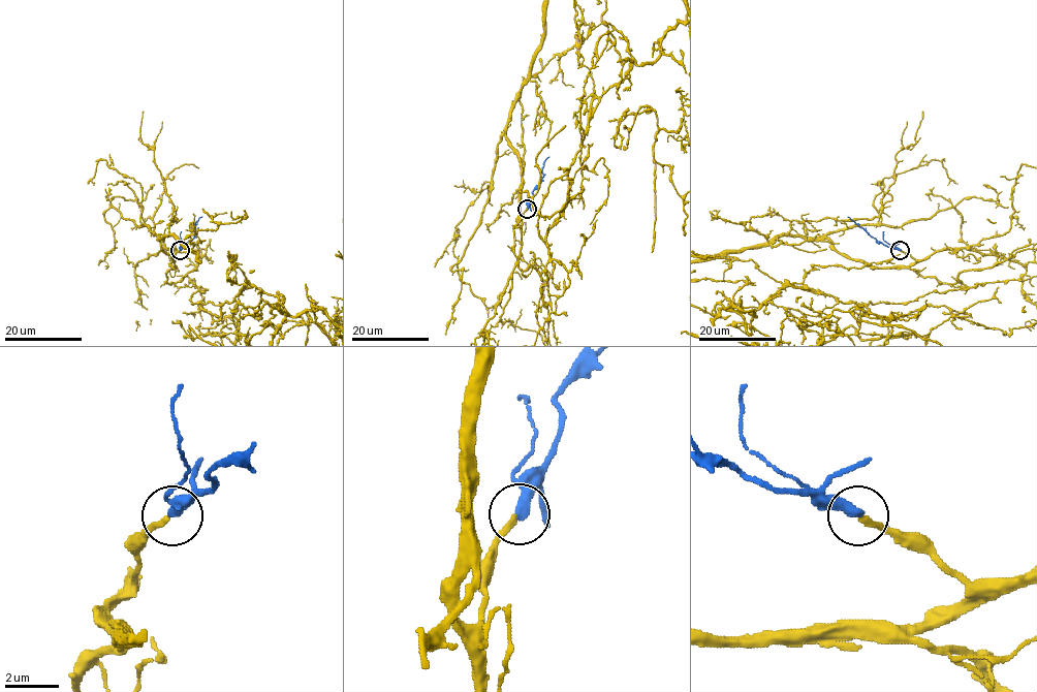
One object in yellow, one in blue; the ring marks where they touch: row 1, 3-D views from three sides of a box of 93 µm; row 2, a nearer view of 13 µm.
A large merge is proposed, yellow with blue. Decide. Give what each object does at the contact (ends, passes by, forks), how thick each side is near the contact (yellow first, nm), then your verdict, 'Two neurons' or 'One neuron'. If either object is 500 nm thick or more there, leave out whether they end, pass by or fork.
At the ring yellow ends. At the ring blue ends. Thickness 240 nm (yellow) against 440 nm. One neuron

